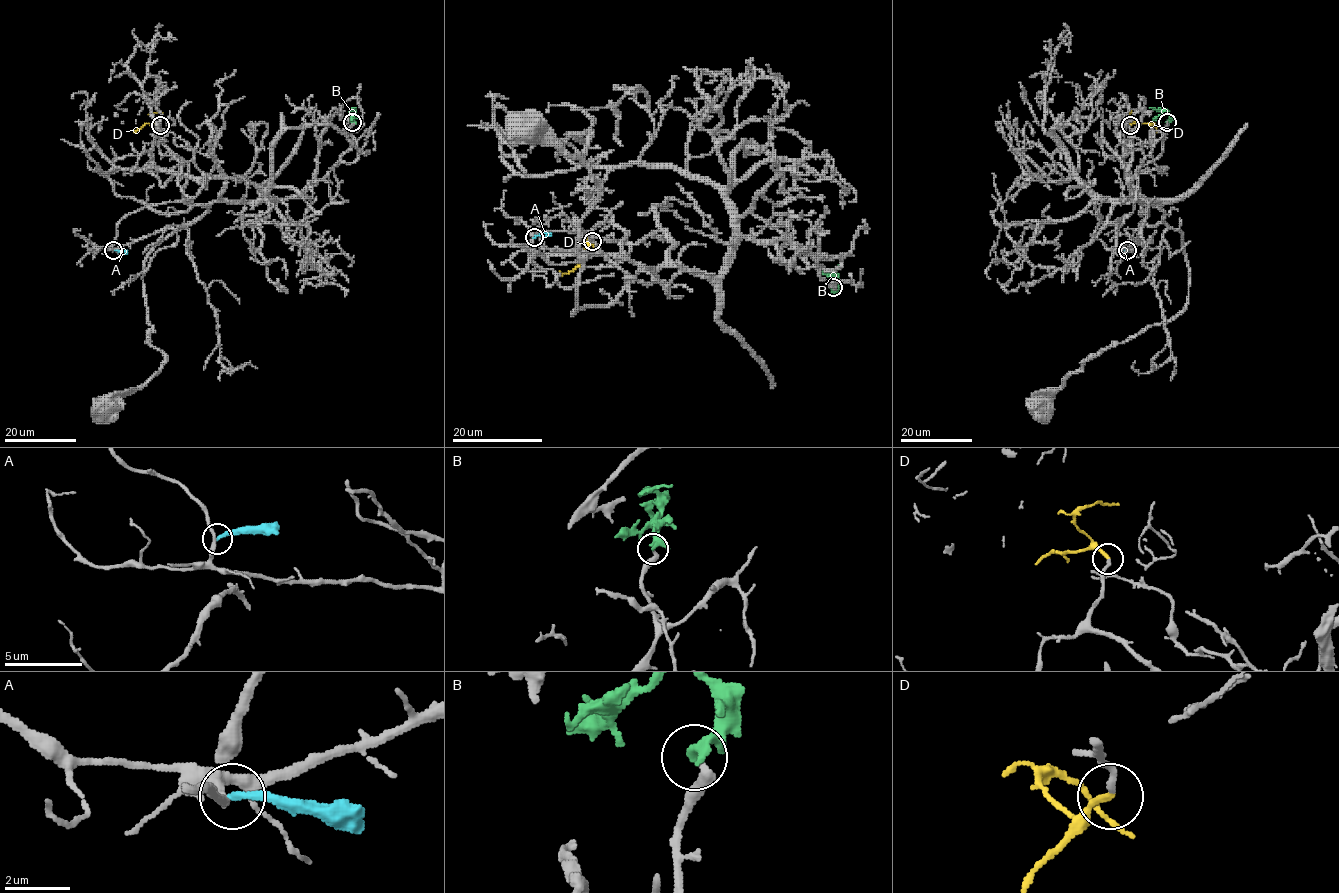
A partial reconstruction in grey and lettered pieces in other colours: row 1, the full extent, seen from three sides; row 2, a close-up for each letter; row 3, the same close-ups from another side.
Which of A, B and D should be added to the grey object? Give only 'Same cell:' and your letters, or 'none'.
Same cell: D

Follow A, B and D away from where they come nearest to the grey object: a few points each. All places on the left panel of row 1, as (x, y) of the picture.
A: (113, 250), (127, 254)
B: (351, 122), (354, 111), (350, 117), (342, 119)
D: (159, 125), (147, 123), (134, 130)

